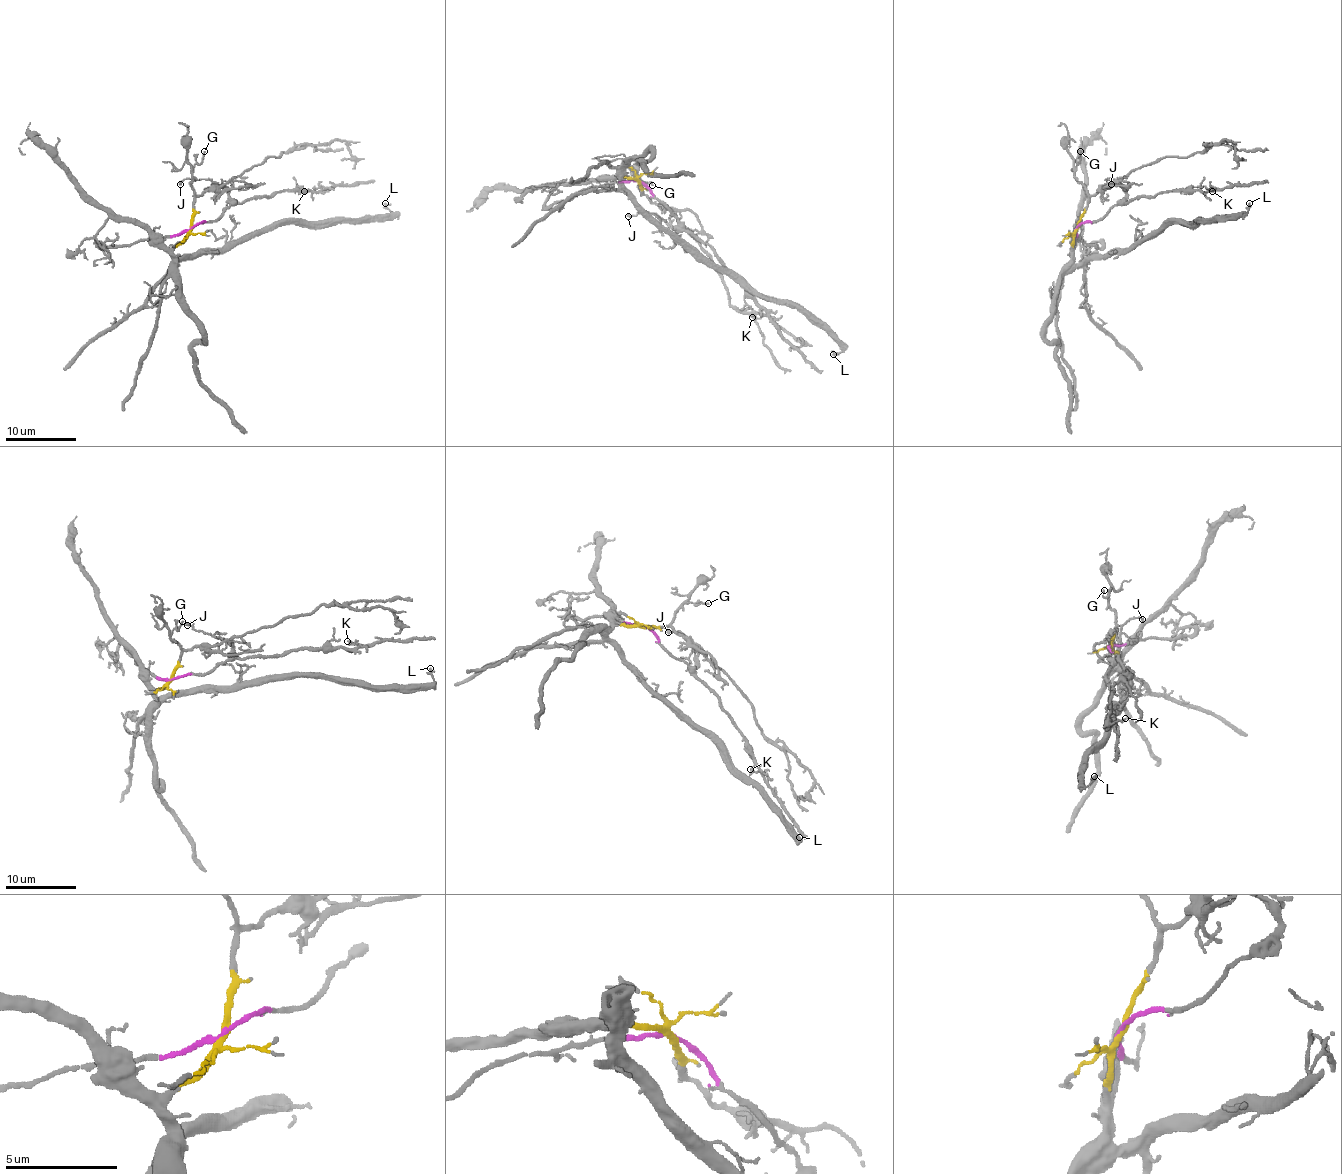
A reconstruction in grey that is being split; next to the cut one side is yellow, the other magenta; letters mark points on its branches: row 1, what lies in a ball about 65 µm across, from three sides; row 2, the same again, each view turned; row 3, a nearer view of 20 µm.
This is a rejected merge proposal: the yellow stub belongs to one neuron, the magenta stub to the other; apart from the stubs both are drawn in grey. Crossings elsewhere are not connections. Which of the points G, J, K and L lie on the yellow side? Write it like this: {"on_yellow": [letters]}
{"on_yellow": ["G", "L"]}

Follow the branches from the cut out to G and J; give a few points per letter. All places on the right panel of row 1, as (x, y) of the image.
G: (1075, 229), (1087, 204), (1087, 190), (1077, 179), (1075, 167), (1080, 151)
J: (1075, 229), (1086, 222), (1098, 222), (1123, 197), (1124, 192), (1112, 179), (1105, 179), (1110, 179), (1110, 185)

